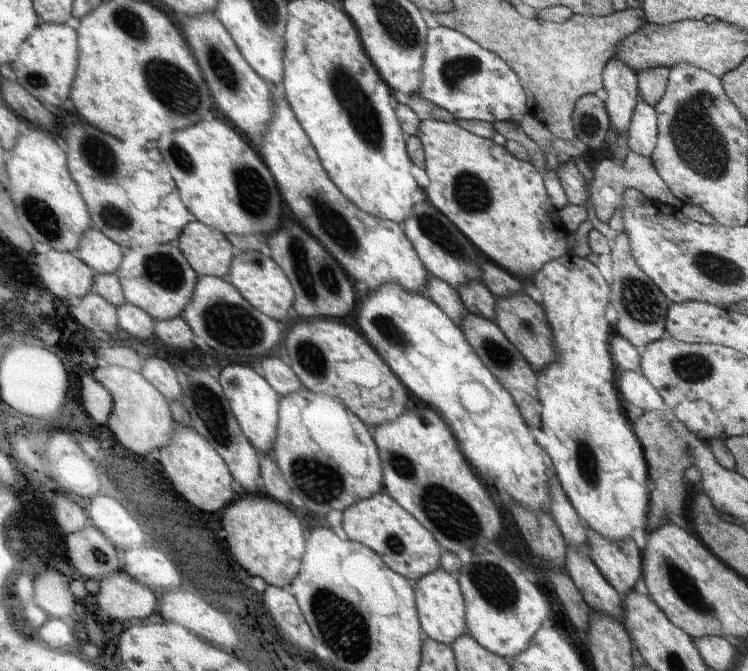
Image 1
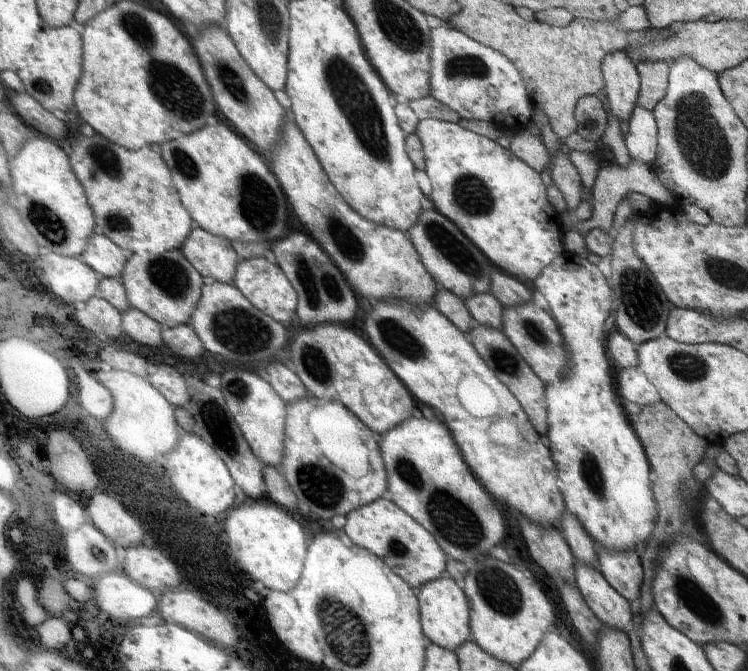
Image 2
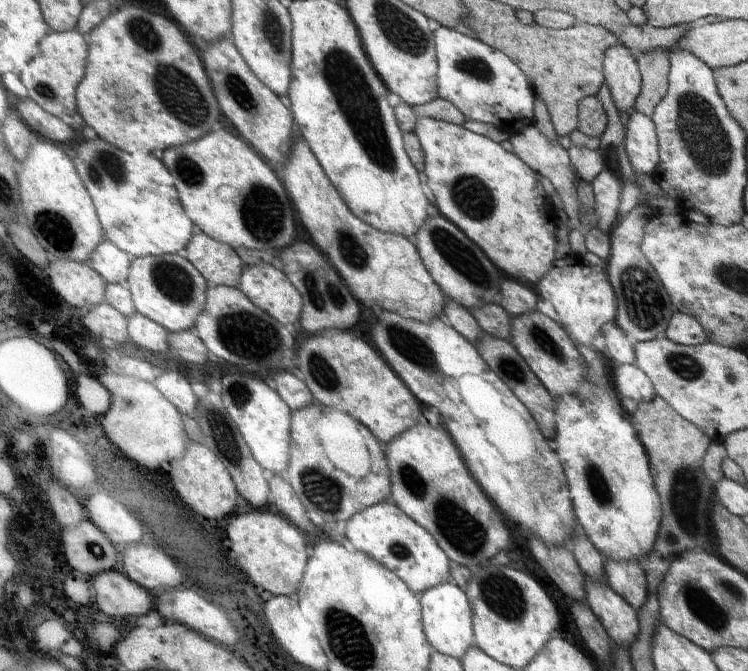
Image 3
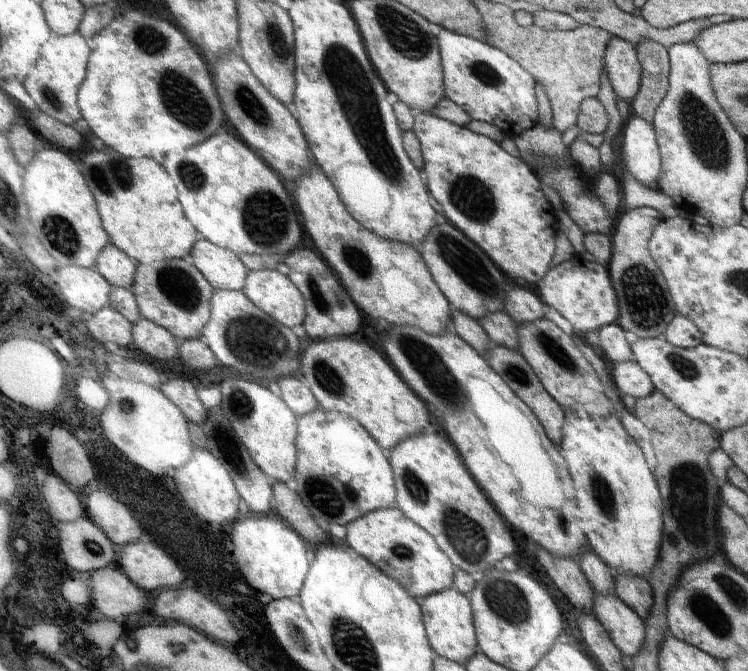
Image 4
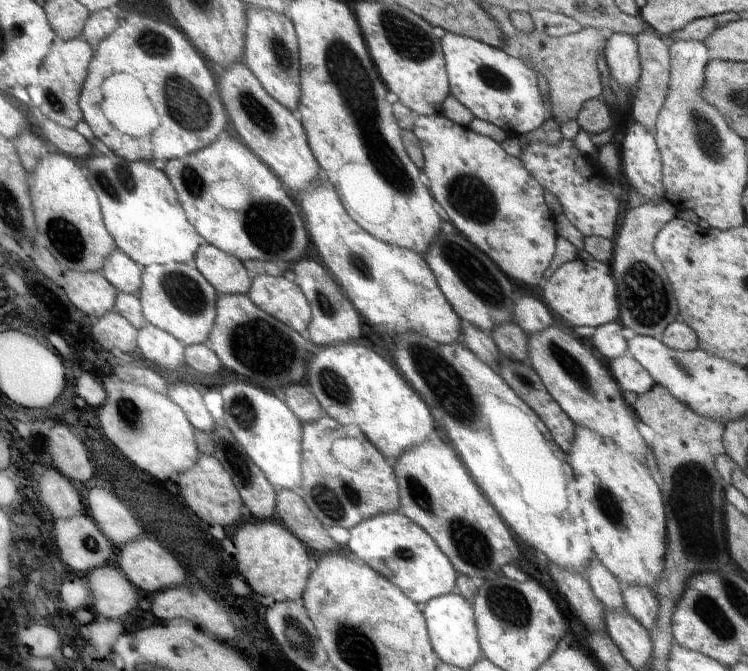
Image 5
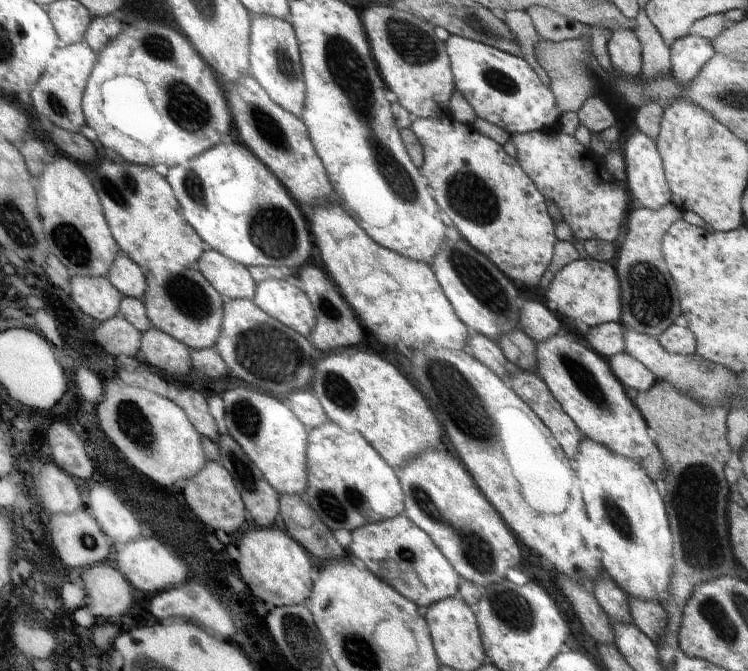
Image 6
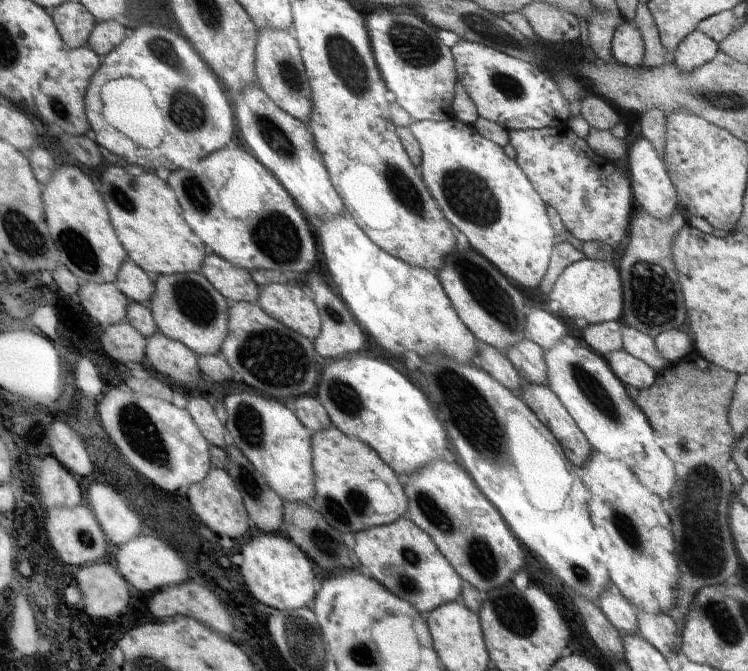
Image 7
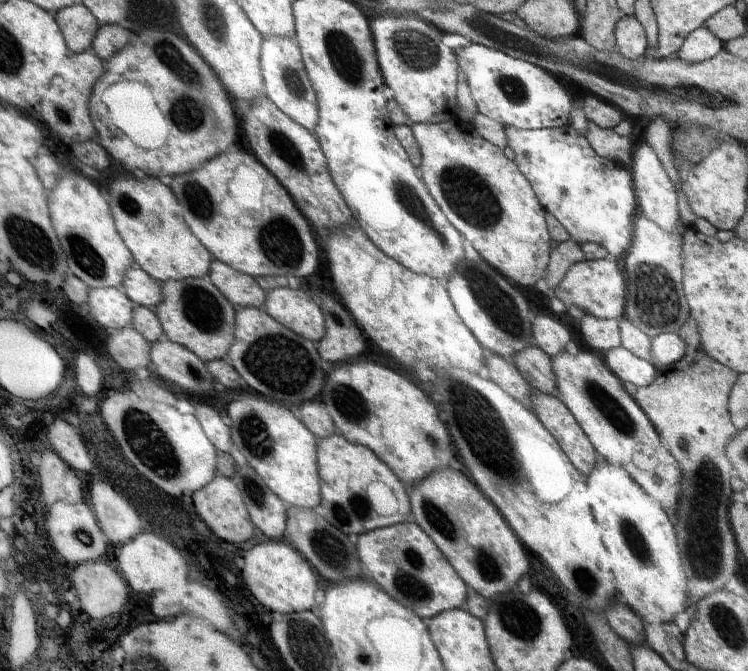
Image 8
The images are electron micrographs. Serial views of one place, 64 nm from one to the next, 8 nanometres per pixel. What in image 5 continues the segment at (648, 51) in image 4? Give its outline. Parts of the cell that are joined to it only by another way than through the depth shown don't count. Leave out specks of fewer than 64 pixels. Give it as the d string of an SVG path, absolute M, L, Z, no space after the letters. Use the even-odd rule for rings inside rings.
M646 23L644 32L640 32L634 36L638 46L639 60L641 64L641 75L634 94L631 95L631 118L636 120L638 124L642 124L642 128L646 128L650 134L656 132L656 120L658 113L662 110L670 82L670 55L669 44L666 44L660 36L656 36L652 32L652 28Z

